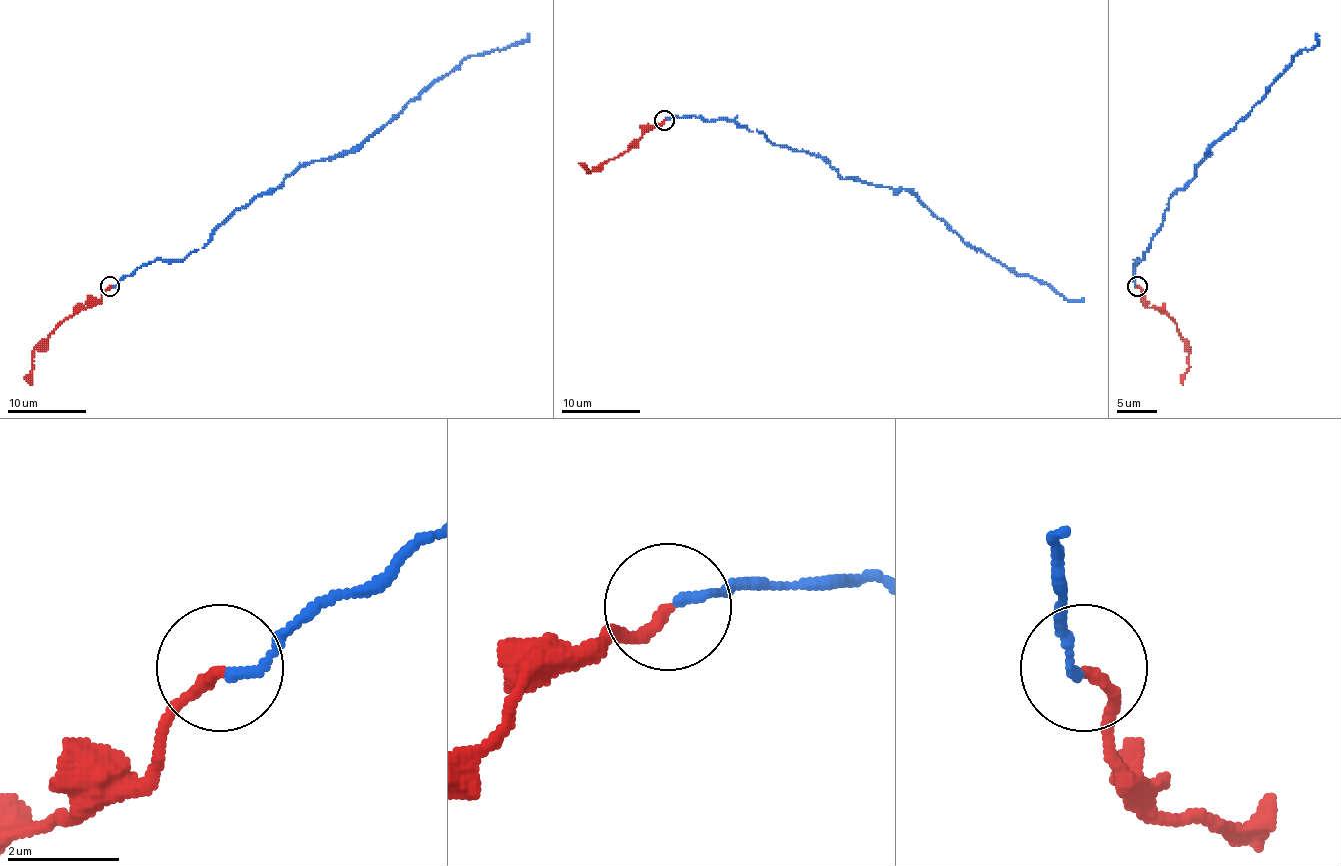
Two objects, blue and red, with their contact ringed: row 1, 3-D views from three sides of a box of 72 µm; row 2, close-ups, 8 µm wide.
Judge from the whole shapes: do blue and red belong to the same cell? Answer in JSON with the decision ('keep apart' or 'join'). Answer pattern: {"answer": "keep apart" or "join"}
{"answer": "join"}

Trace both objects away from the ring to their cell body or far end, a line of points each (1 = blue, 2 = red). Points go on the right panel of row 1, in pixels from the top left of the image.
1: (1137, 285), (1133, 267), (1163, 224), (1169, 200), (1301, 49), (1317, 44), (1315, 34)
2: (1137, 285), (1143, 301), (1169, 315), (1190, 349), (1188, 371), (1182, 384)

